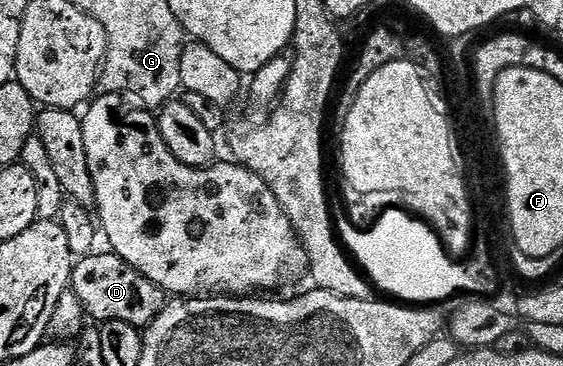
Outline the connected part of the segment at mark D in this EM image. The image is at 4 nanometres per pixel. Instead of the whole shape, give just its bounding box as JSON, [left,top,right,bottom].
[71,250,167,330]

